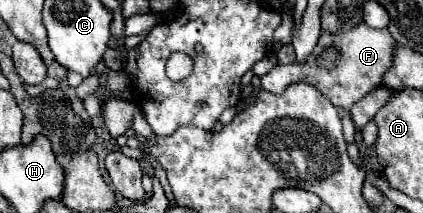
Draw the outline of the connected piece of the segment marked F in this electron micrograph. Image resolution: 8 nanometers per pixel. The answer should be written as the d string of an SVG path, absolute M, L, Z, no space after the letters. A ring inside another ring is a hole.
M358 22L356 26L352 26L348 30L340 30L334 36L328 34L328 32L322 34L320 40L318 40L318 44L316 44L316 48L308 56L308 60L304 60L304 62L292 62L292 64L278 64L266 76L260 78L260 84L262 84L264 90L274 92L274 94L280 94L290 84L308 82L318 92L322 92L328 100L332 100L332 104L336 108L350 110L368 92L384 86L384 76L392 68L392 62L394 62L394 48L396 48L396 40L388 32L388 28L376 30L376 28L370 28L364 22ZM328 46L340 46L342 58L340 58L340 64L334 70L322 70L322 68L316 66L316 58Z

